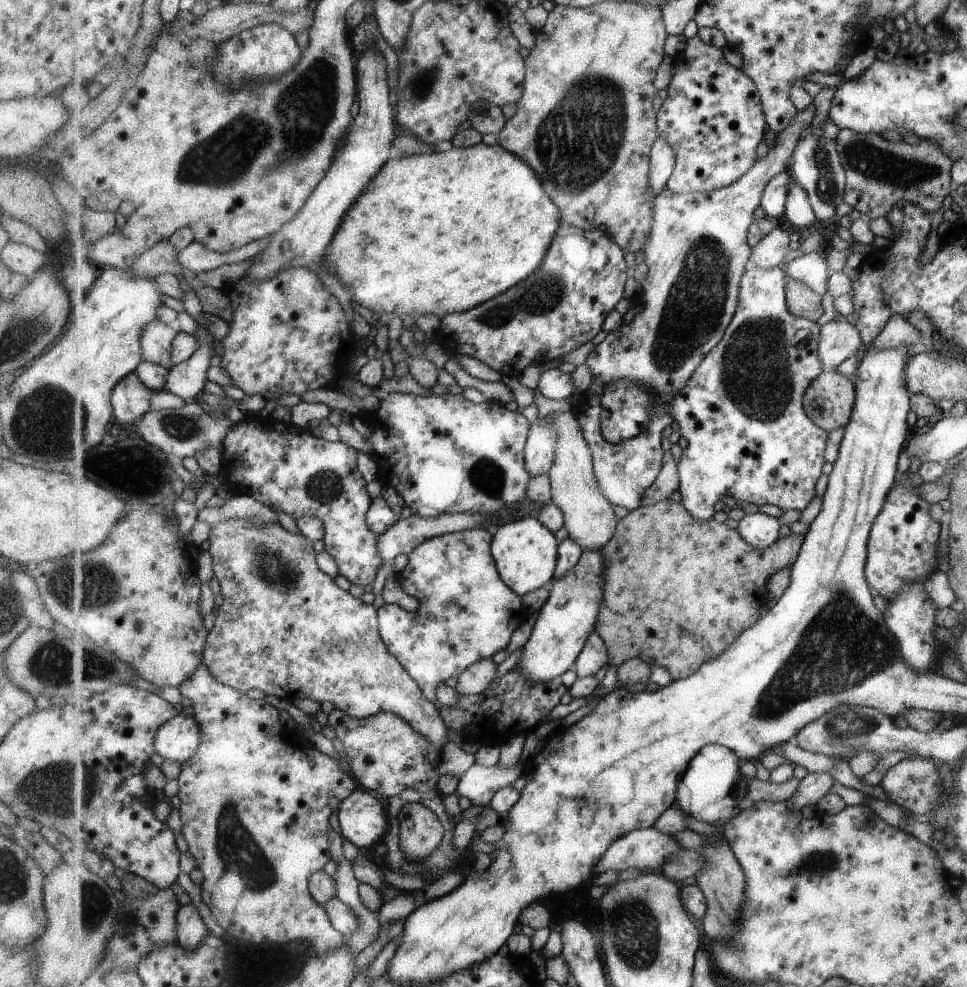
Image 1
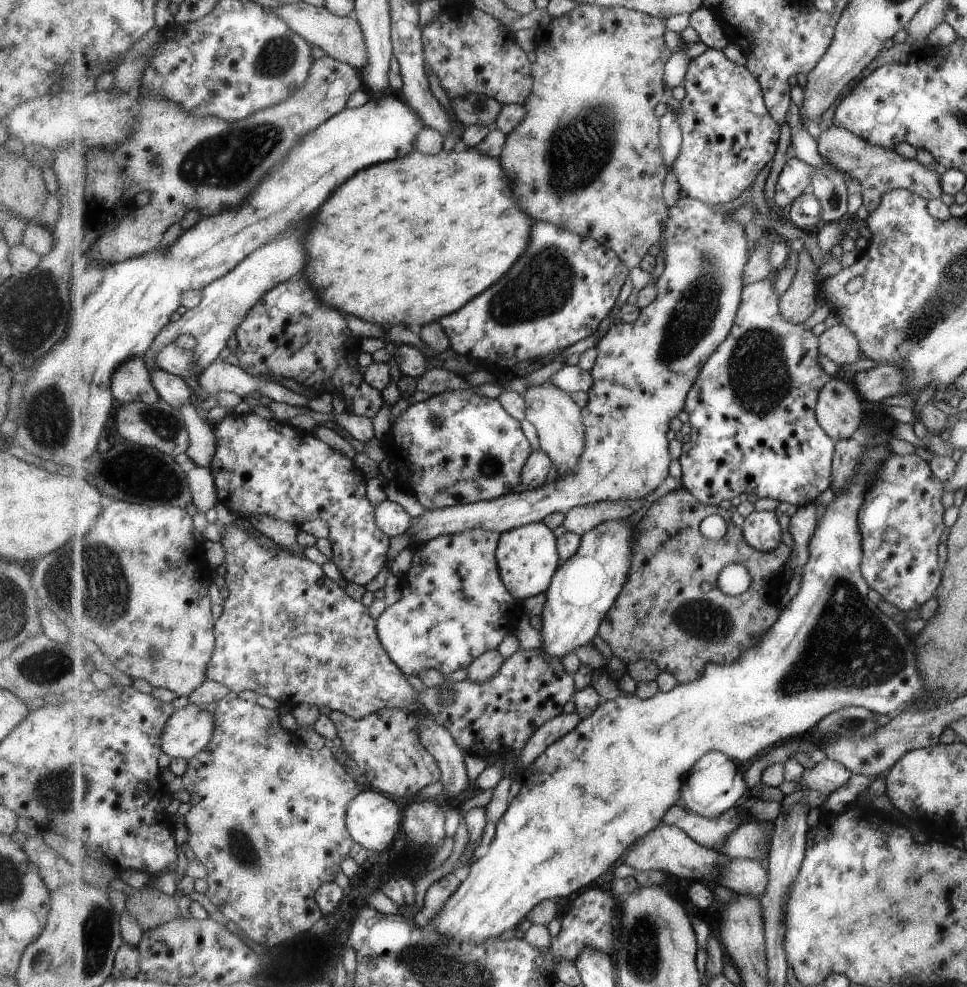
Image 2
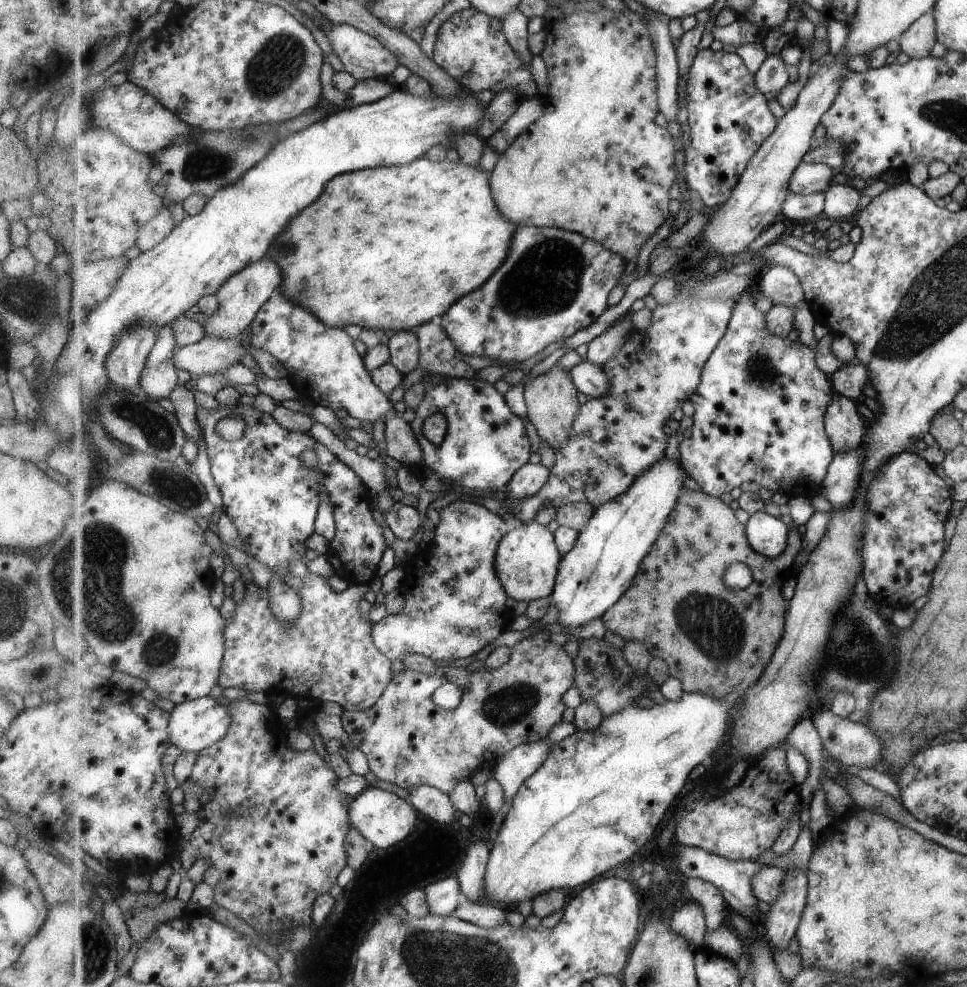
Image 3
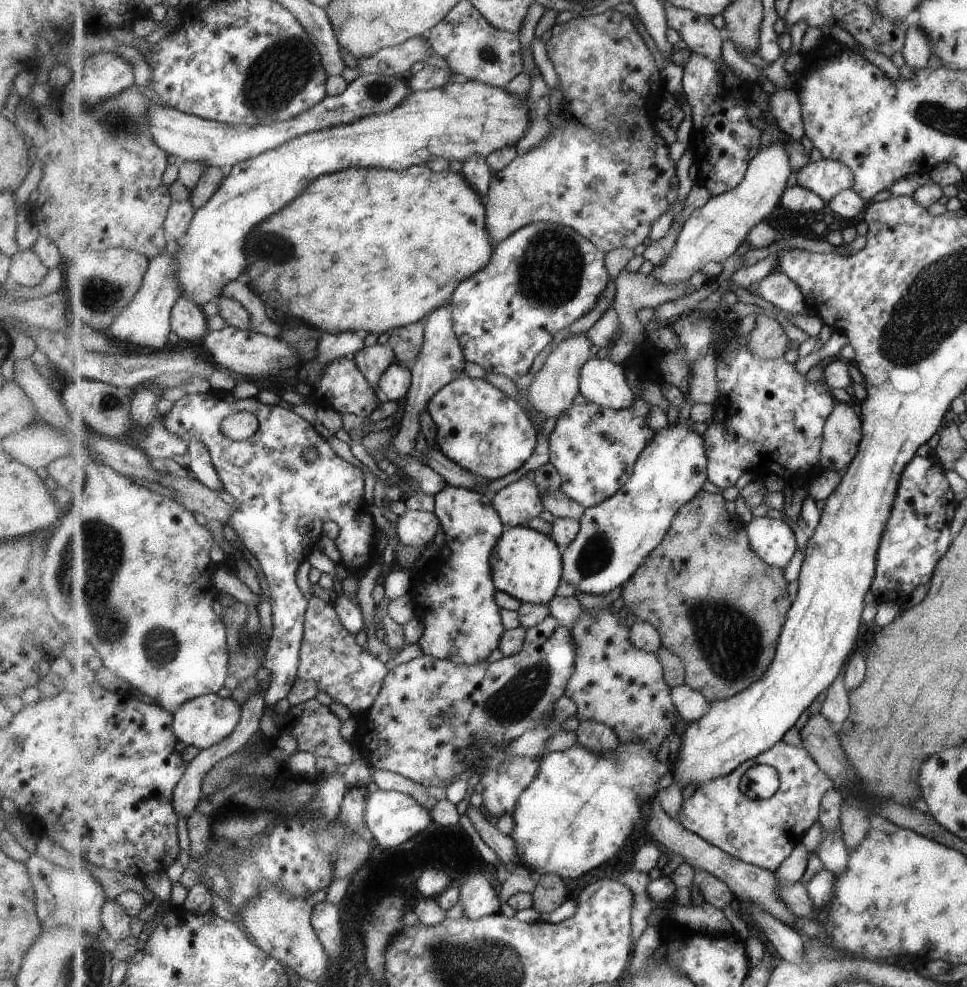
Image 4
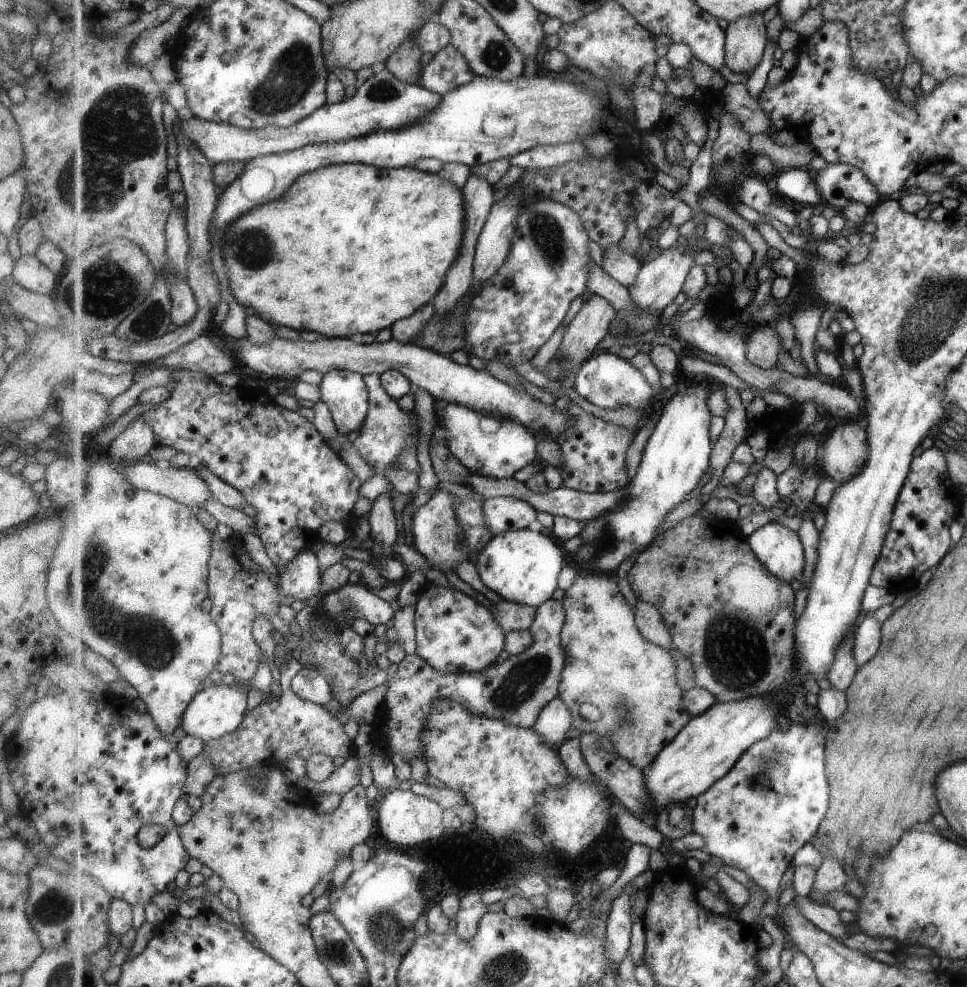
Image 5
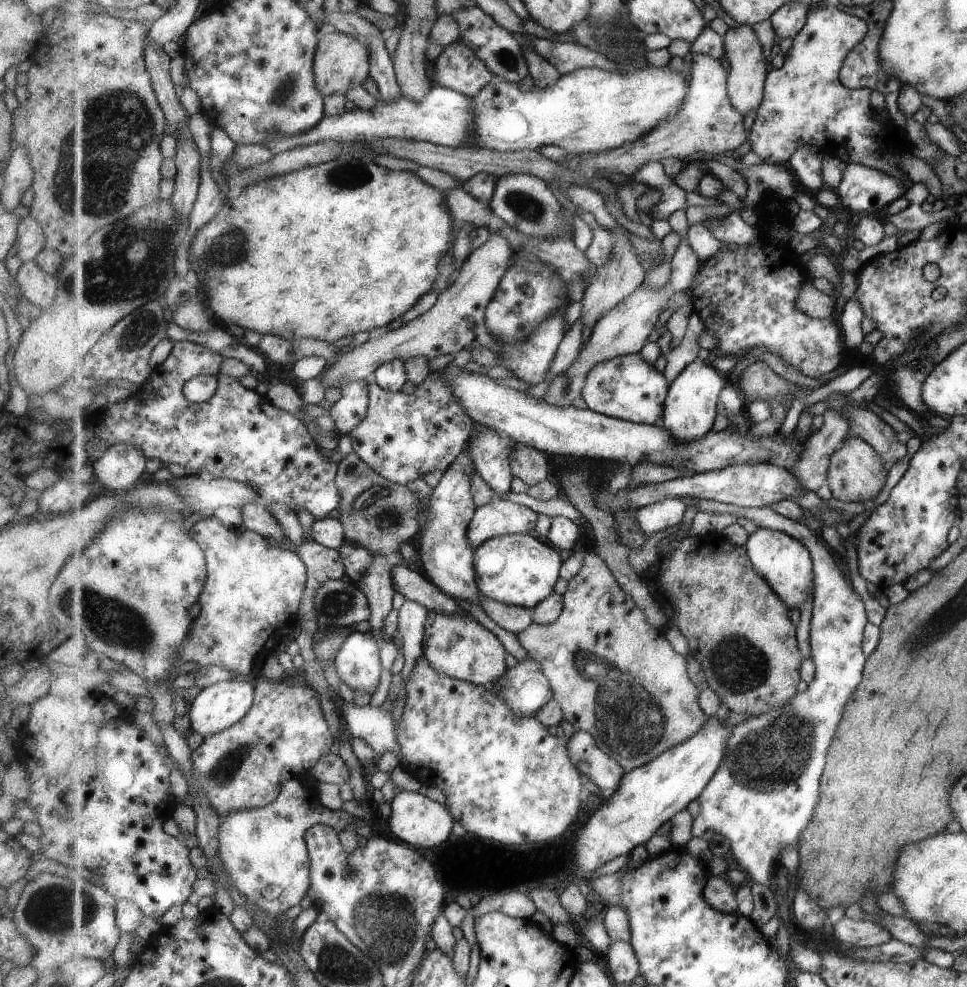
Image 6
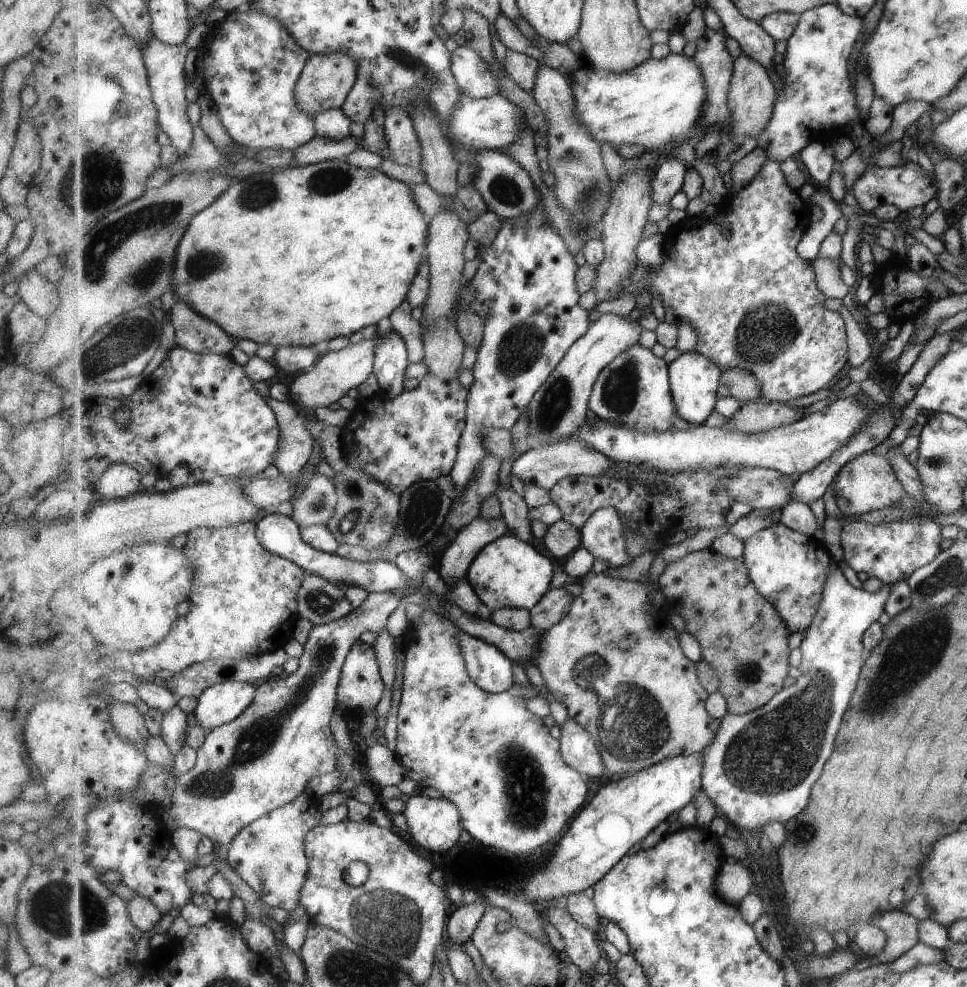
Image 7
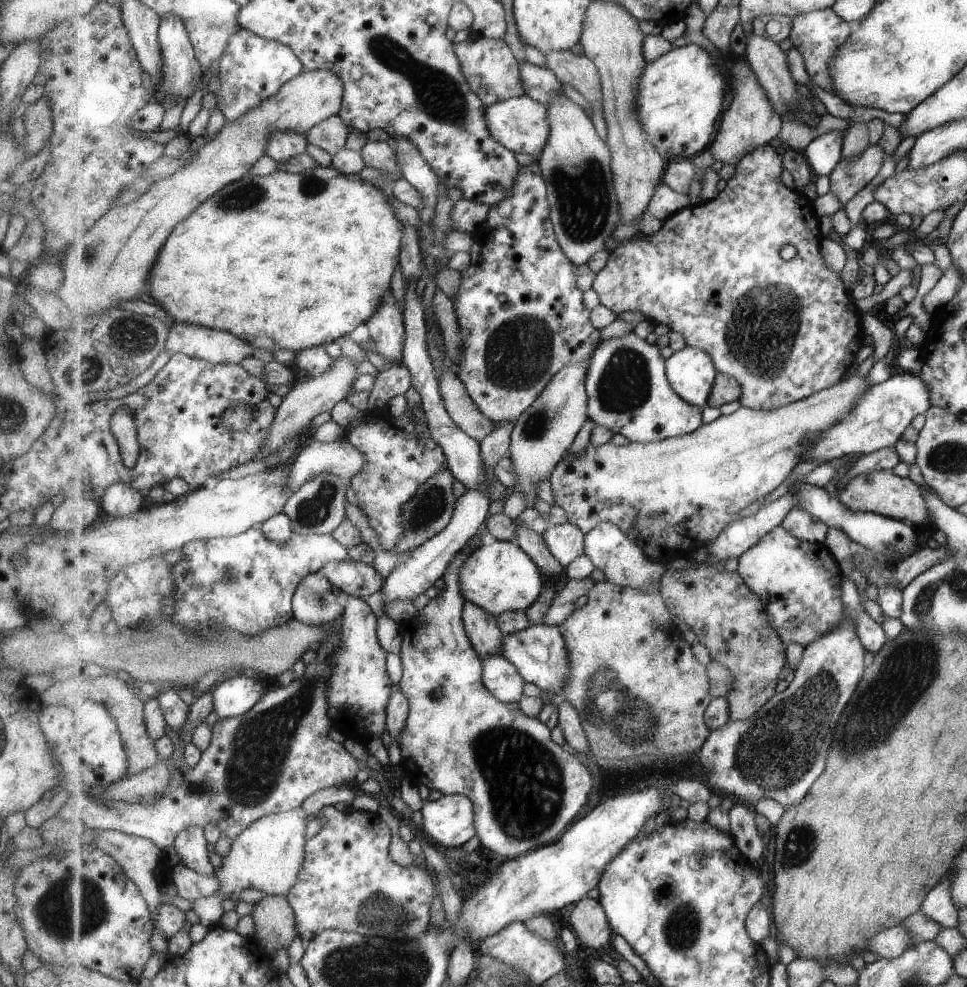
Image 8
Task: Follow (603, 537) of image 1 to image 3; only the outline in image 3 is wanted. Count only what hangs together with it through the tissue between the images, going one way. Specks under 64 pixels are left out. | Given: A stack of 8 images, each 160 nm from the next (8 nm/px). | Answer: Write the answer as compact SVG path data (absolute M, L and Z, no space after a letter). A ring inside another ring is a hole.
M555 364L548 371L537 375L525 384L528 420L535 426L539 437L554 450L559 450L569 442L572 428L581 410L580 390L573 382L571 374L571 370Z

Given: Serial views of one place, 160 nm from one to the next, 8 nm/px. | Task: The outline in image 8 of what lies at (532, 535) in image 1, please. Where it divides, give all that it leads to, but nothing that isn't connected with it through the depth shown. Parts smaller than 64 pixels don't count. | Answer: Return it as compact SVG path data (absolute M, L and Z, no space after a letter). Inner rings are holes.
M498 540L494 544L478 547L469 555L460 572L464 600L475 602L497 617L508 611L529 608L541 597L547 582L547 576L533 562L533 558L513 541Z

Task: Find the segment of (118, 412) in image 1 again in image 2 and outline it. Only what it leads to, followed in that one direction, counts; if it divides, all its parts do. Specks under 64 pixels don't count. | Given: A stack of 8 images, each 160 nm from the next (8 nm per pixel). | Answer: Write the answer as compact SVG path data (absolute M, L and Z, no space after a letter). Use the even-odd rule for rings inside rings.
M144 356L126 360L113 373L112 391L117 404L141 401L155 404L162 396L158 393L151 378L151 371Z

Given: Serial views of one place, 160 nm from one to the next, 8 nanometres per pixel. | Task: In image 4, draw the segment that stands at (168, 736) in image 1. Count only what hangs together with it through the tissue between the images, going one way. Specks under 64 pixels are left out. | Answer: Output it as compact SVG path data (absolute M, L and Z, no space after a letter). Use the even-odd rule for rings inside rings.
M207 693L185 703L174 714L174 729L179 740L189 746L208 749L226 739L236 730L242 717L242 705L232 697L221 697L217 693Z

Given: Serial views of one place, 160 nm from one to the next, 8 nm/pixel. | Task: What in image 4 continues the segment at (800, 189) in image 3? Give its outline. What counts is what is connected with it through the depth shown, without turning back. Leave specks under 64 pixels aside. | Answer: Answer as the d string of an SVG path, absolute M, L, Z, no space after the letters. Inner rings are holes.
M823 158L799 169L793 183L816 192L830 203L840 192L853 188L855 181L853 171L844 162Z

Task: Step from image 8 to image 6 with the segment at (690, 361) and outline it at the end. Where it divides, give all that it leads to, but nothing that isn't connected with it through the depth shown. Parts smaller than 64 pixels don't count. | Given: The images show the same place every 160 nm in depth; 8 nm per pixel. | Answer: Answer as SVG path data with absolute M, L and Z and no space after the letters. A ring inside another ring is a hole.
M698 358L691 362L670 384L663 426L682 441L694 441L705 436L705 433L713 430L713 422L718 414L718 400L727 382L725 375L715 370L707 359Z

